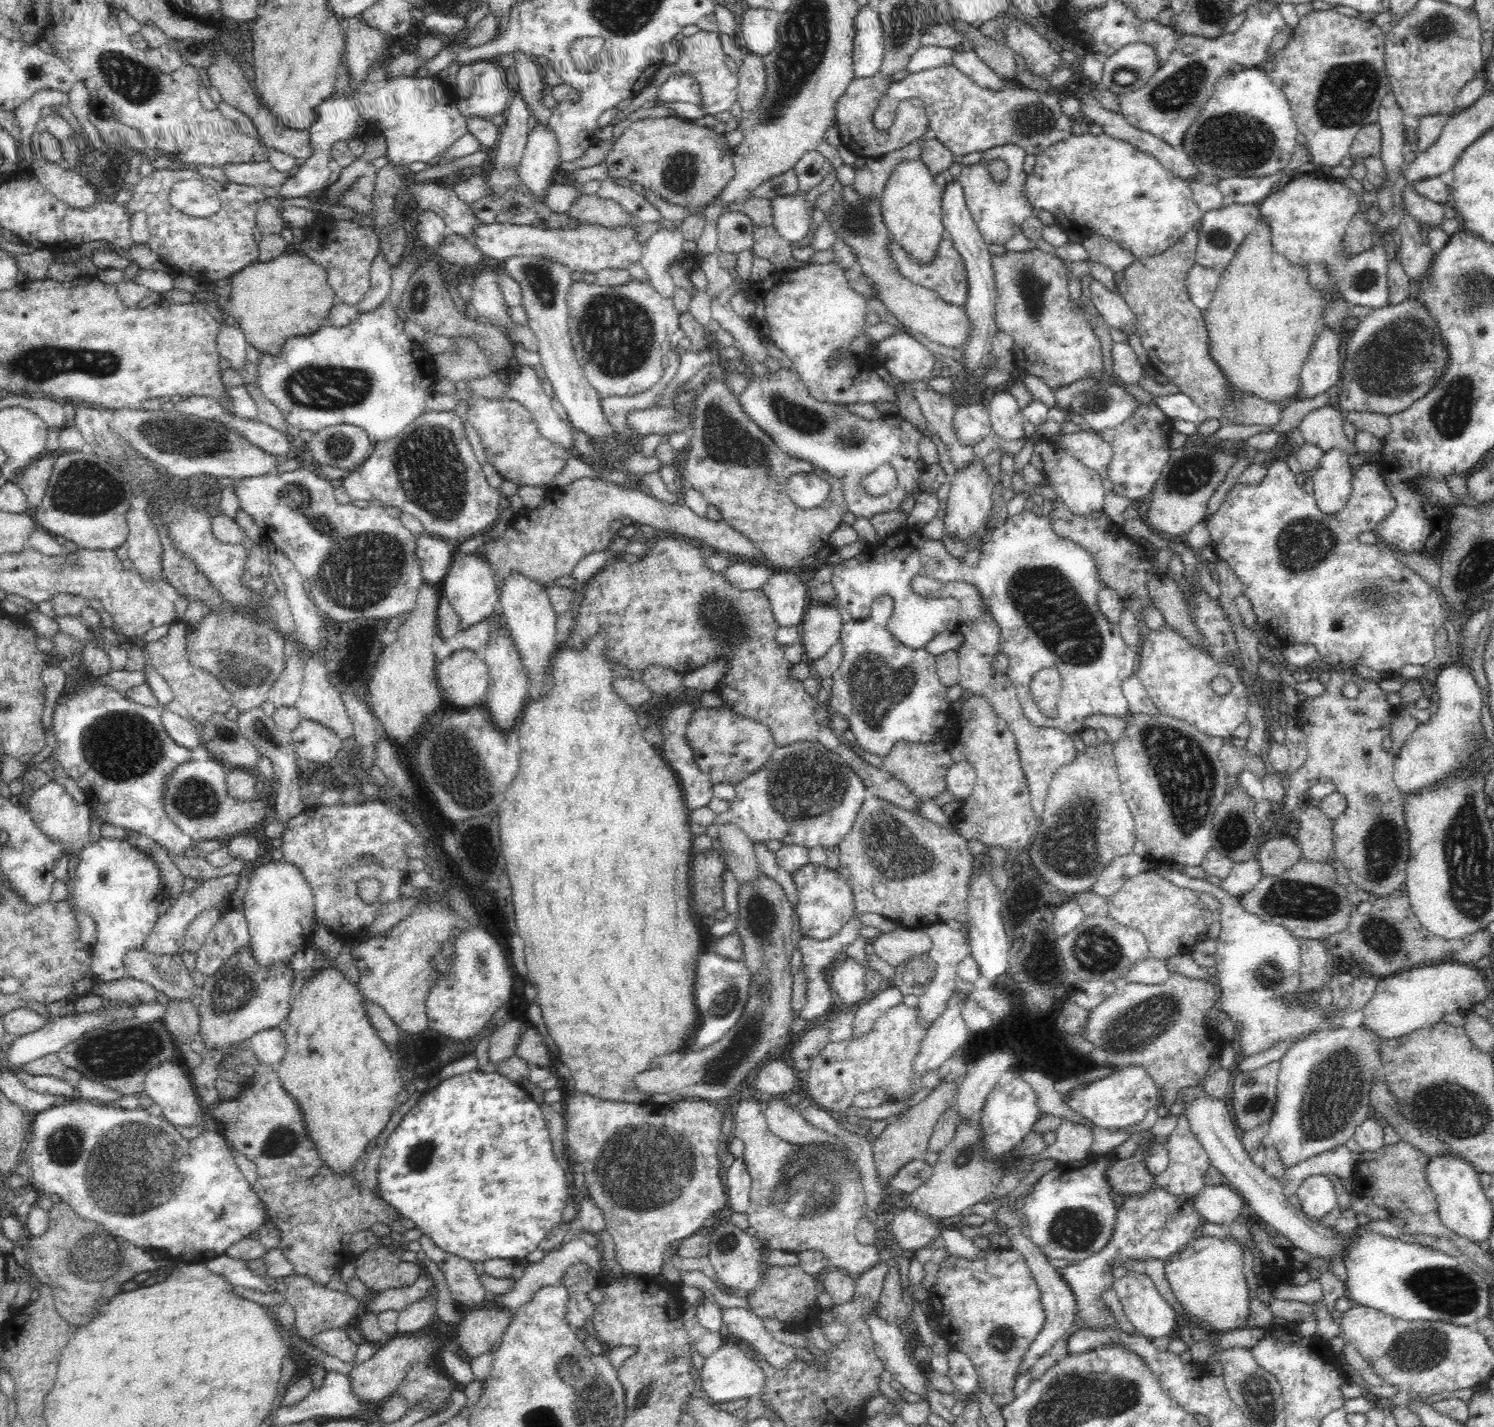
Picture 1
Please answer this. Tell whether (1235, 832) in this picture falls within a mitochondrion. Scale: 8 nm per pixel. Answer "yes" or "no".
yes

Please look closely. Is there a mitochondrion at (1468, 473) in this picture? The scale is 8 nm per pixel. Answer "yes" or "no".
no

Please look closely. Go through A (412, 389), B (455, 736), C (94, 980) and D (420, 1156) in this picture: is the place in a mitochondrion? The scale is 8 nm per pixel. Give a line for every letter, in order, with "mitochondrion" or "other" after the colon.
A: other
B: mitochondrion
C: other
D: mitochondrion

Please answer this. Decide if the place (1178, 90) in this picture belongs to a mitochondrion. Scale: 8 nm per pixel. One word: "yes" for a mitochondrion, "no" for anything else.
yes

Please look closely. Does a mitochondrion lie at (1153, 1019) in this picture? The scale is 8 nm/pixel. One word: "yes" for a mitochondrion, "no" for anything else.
yes

